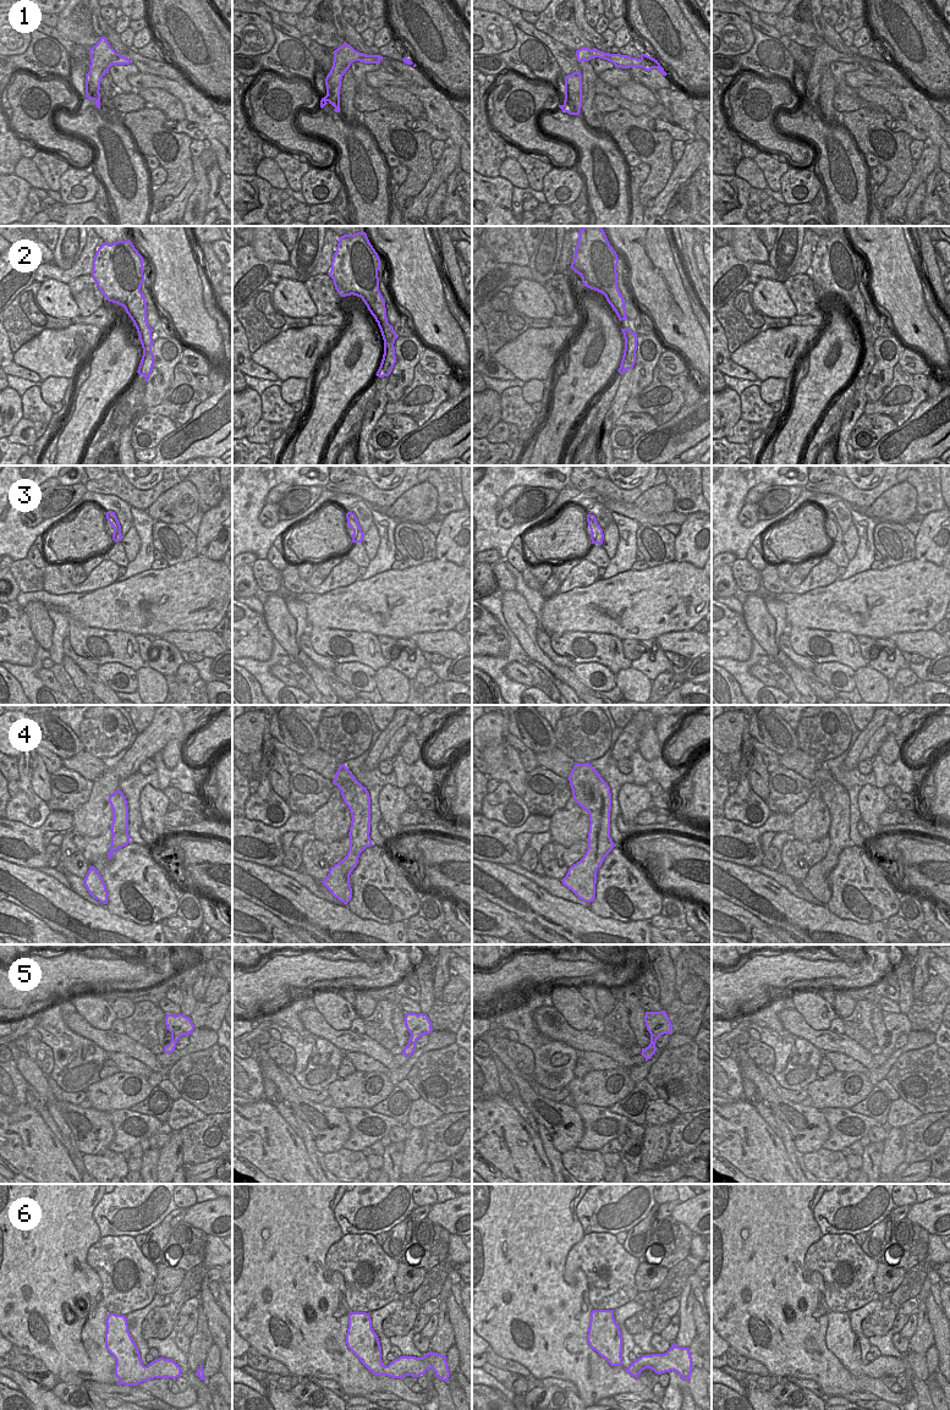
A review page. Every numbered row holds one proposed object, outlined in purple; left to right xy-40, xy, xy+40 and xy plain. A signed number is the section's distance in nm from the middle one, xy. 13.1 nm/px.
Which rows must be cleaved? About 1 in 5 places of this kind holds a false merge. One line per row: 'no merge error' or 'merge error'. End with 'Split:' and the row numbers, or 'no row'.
1: no merge error
2: merge error
3: no merge error
4: no merge error
5: no merge error
6: no merge error
Split: 2

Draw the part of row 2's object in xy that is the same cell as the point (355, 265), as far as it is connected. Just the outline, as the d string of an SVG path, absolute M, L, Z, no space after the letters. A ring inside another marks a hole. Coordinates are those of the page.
M366 232L339 237L328 274L341 297L361 297L380 329L384 341L399 336L388 323L385 301L379 291L380 259Z

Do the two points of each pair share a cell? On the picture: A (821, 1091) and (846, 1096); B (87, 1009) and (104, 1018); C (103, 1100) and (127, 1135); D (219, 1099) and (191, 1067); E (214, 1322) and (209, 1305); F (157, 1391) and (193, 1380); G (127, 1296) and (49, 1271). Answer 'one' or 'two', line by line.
A: one
B: one
C: two
D: one
E: one
F: two
G: two

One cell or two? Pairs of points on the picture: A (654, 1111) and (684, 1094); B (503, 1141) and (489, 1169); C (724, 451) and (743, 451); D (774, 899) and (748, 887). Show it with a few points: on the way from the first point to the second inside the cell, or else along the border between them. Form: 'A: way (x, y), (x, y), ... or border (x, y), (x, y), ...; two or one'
A: border (659, 1097), (680, 1112); two
B: border (484, 1157), (500, 1171); two
C: way (729, 451), (739, 451); one
D: way (768, 899), (754, 892); one

